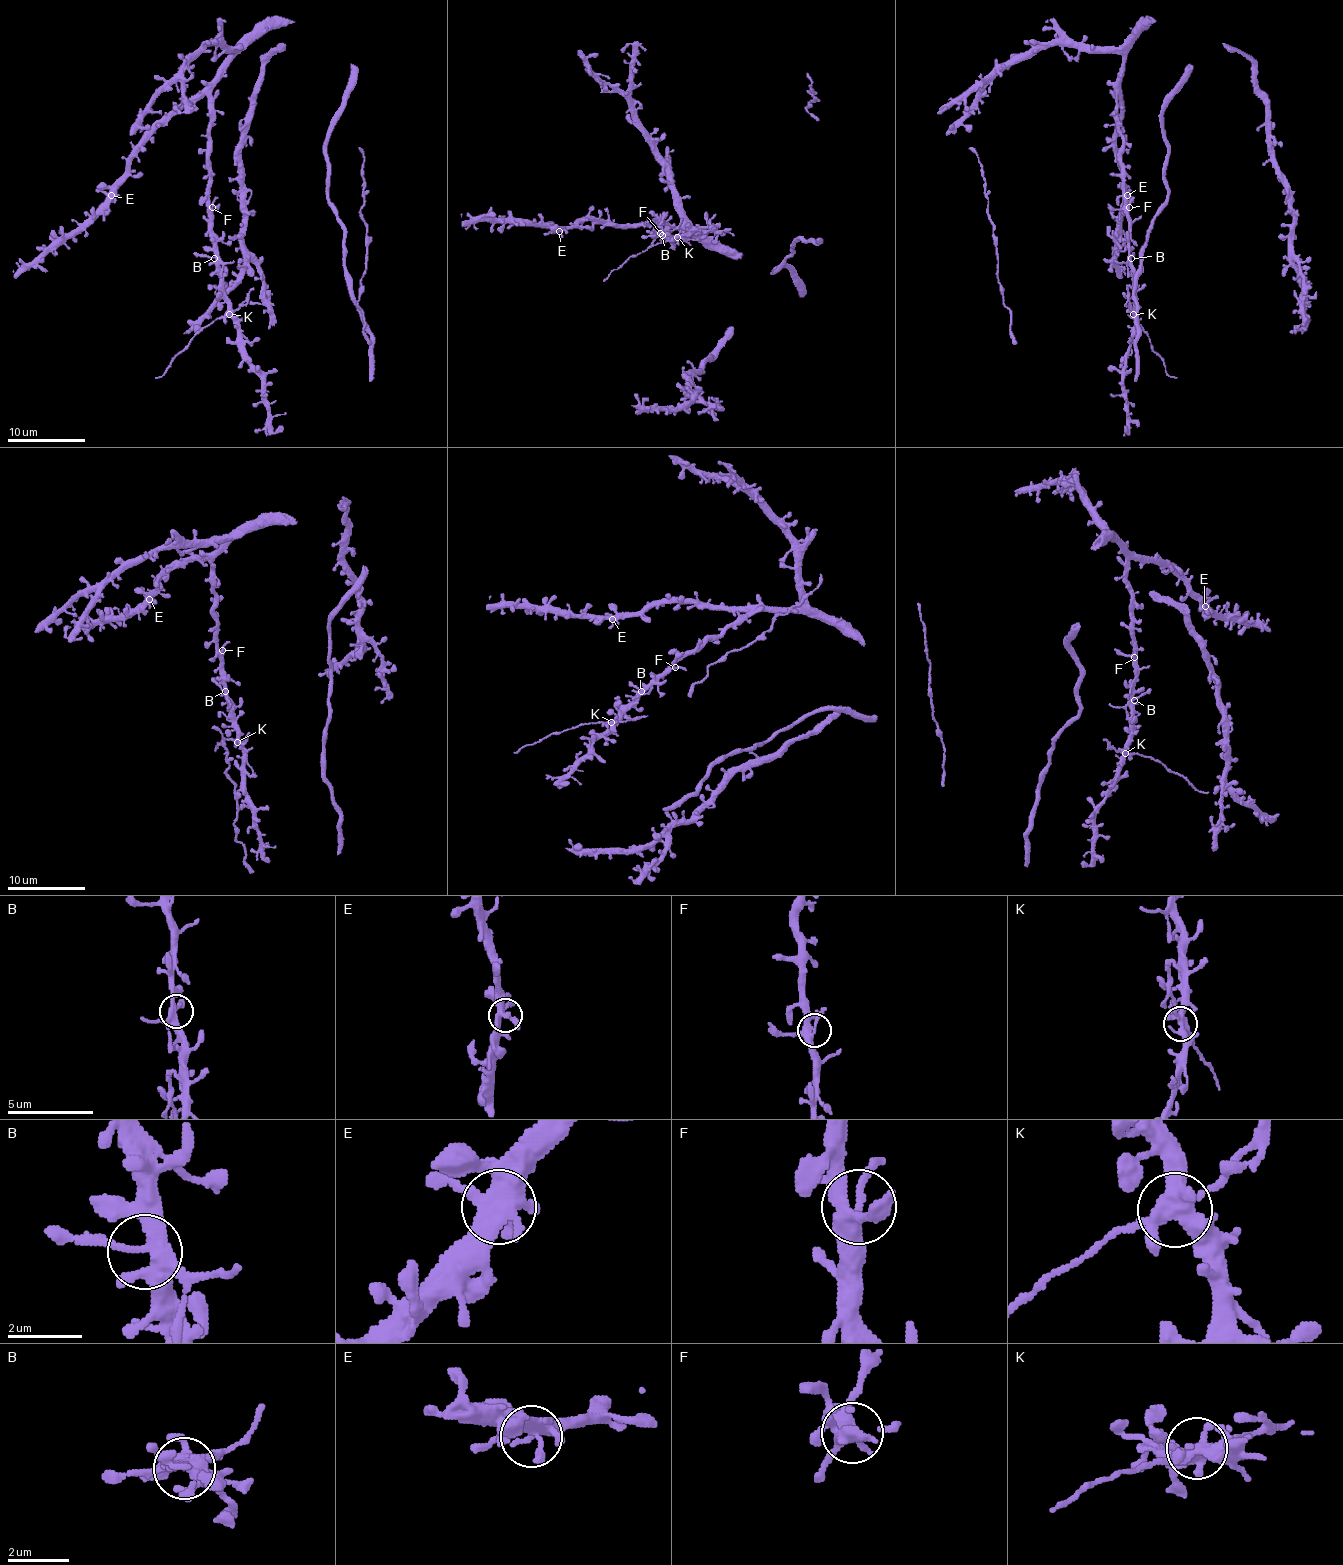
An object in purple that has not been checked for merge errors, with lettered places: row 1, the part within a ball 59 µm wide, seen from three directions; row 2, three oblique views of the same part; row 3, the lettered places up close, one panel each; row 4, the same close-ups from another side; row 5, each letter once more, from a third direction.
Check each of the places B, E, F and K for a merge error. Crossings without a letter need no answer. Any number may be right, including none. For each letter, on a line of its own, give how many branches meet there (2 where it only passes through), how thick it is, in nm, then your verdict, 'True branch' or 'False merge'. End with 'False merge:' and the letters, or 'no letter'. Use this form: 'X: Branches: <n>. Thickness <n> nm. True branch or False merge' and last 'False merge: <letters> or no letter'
B: Branches: 5. Thickness 320 nm. True branch
E: Branches: 5. Thickness 440 nm. True branch
F: Branches: 4. Thickness 300 nm. True branch
K: Branches: 6. Thickness 380 nm. False merge
False merge: K

